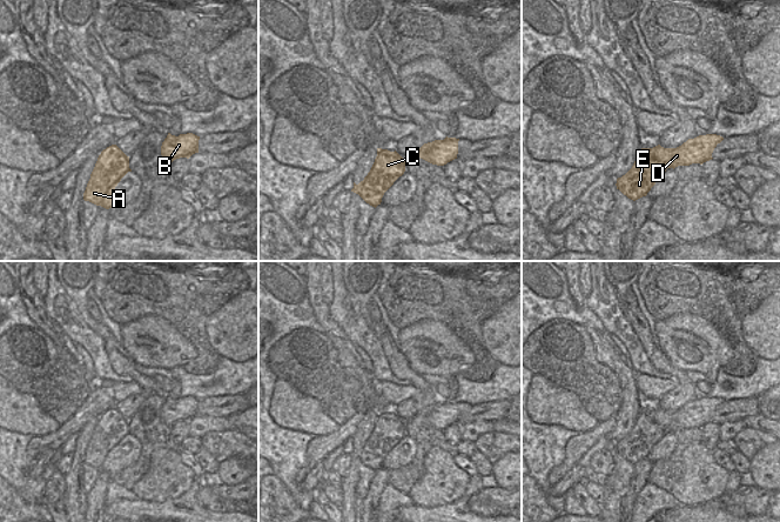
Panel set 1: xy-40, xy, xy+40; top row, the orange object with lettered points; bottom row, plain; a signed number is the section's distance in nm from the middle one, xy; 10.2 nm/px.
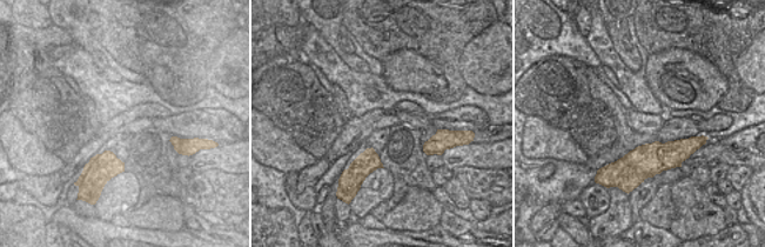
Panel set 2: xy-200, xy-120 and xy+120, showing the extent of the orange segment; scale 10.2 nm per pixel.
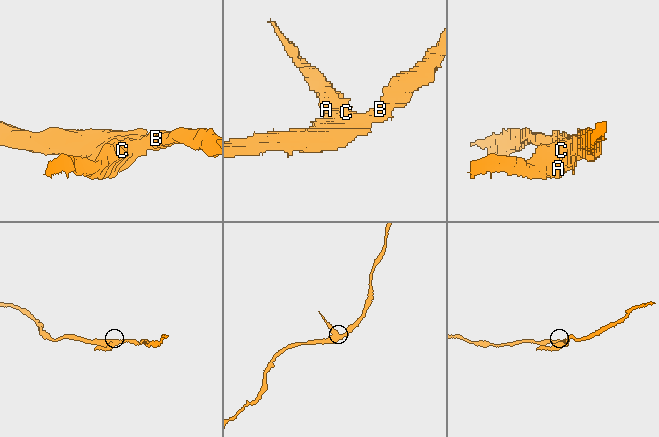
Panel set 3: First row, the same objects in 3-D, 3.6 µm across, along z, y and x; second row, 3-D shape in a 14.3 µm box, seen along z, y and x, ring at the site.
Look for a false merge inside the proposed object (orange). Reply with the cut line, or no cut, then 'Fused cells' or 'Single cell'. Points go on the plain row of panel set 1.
Split along xy+40 (644, 412), (668, 430). Fused cells

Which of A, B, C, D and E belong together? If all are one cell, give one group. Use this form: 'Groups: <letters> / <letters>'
Groups: A C E / B D

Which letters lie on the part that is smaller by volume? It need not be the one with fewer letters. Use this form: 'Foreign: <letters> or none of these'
Foreign: A, C, E

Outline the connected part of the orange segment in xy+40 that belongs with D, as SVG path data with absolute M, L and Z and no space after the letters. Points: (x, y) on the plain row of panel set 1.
M717 397L699 399L694 402L688 402L677 411L664 411L660 408L648 413L652 420L668 431L678 429L690 429L692 427L702 428L712 423L712 416L718 407L724 403Z

